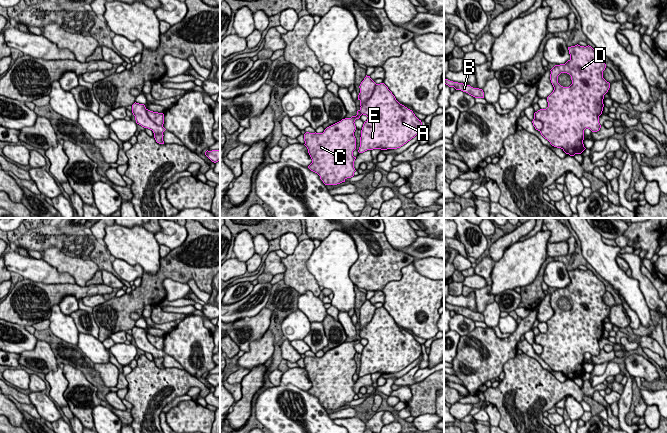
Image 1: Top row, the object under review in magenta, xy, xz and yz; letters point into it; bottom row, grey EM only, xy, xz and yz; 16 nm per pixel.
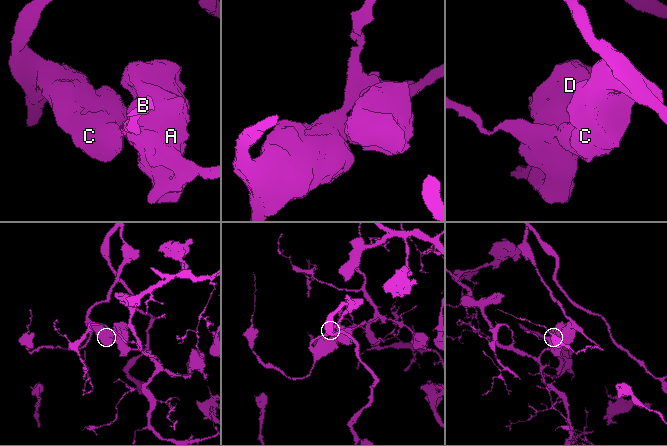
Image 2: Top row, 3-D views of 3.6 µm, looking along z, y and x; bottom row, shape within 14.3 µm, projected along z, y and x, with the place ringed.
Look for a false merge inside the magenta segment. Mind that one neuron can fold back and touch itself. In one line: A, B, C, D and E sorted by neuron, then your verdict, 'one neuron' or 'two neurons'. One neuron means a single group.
A D E / B C; two neurons

